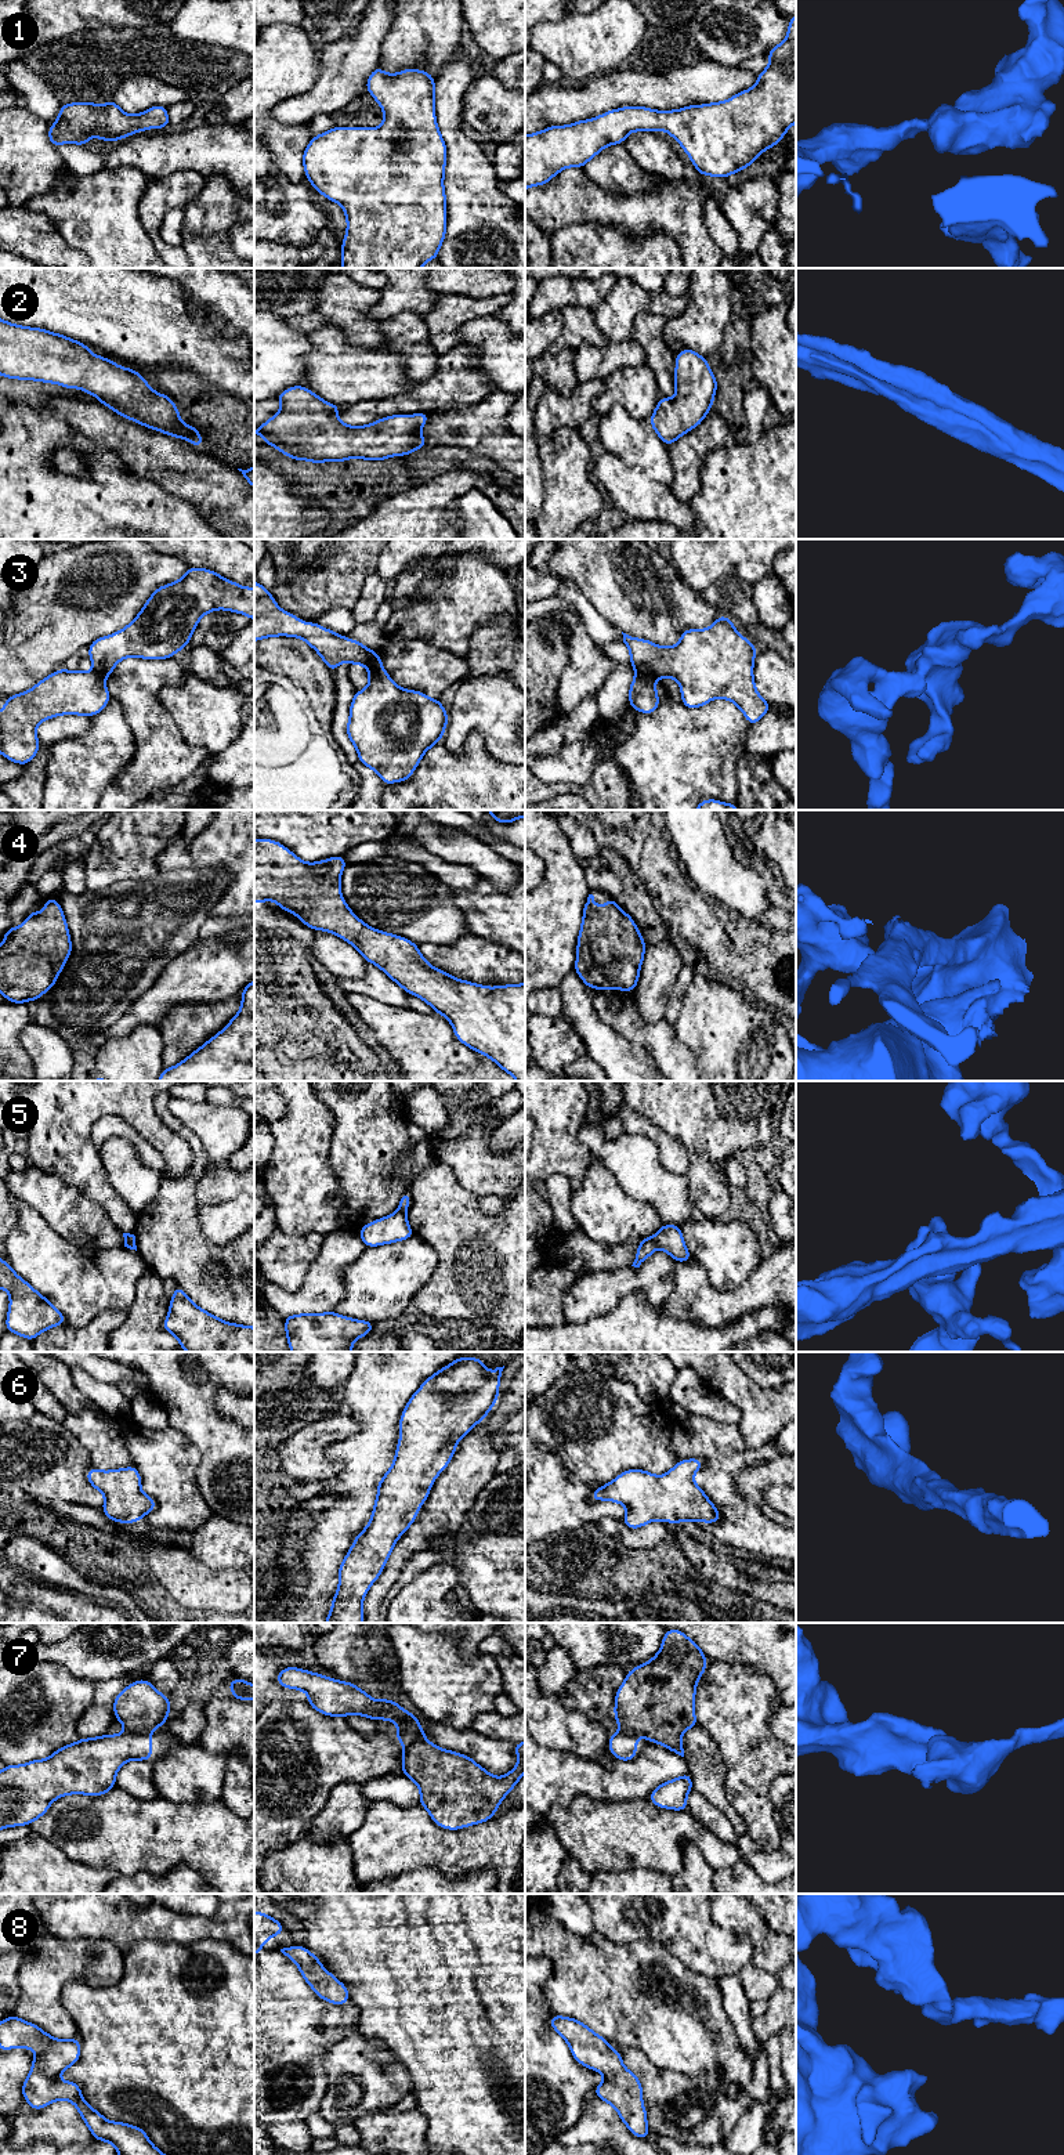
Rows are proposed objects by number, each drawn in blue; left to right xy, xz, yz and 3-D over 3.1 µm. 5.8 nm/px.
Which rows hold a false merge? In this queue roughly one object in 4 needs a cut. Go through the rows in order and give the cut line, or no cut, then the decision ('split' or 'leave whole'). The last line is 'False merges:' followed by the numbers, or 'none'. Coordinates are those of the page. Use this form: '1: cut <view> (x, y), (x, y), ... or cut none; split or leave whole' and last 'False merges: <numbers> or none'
1: cut none; leave whole
2: cut none; leave whole
3: cut yz (636, 672), (652, 680); split
4: cut none; leave whole
5: cut yz (652, 1237), (658, 1247); split
6: cut none; leave whole
7: cut xz (397, 1725), (413, 1723), (422, 1729); split
8: cut none; leave whole
False merges: 3, 5, 7

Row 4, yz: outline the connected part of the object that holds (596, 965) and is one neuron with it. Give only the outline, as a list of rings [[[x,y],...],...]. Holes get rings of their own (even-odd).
[[[589,894],[578,936],[575,972],[587,988],[633,992],[640,979],[645,941],[633,918],[614,898],[602,903],[600,912]]]

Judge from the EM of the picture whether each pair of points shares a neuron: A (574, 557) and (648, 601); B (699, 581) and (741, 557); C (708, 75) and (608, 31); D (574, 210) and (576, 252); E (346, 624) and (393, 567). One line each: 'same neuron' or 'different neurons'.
A: same neuron
B: same neuron
C: different neurons
D: different neurons
E: different neurons

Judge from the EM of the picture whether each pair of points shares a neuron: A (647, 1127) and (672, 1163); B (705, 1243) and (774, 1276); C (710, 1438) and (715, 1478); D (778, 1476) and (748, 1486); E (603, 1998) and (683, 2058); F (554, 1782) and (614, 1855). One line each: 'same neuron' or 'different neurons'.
A: same neuron
B: different neurons
C: same neuron
D: same neuron
E: same neuron
F: different neurons

